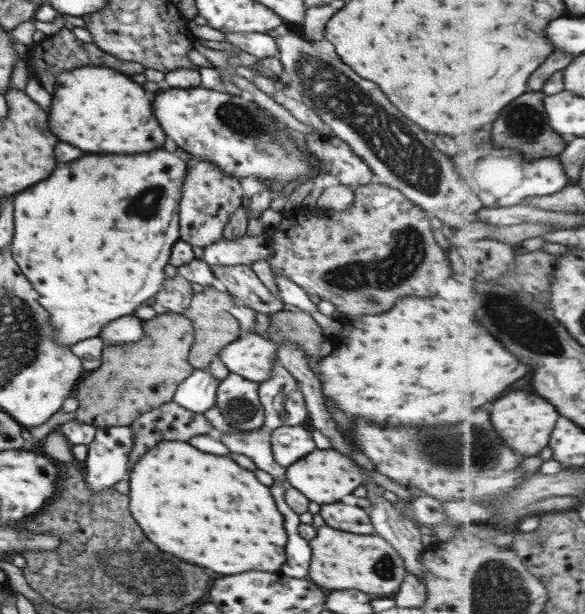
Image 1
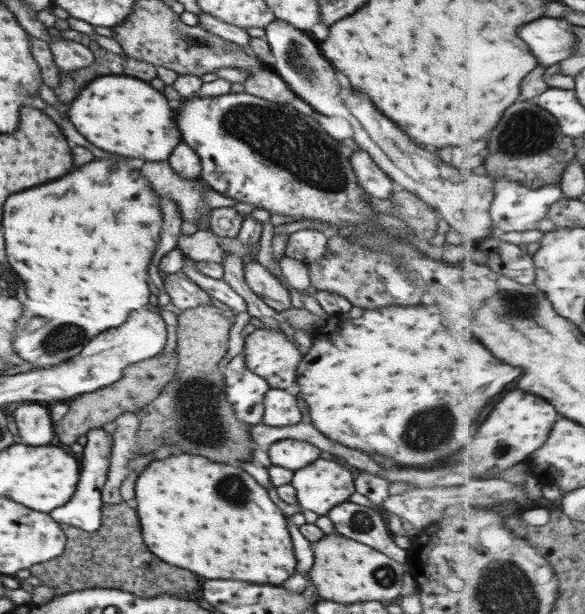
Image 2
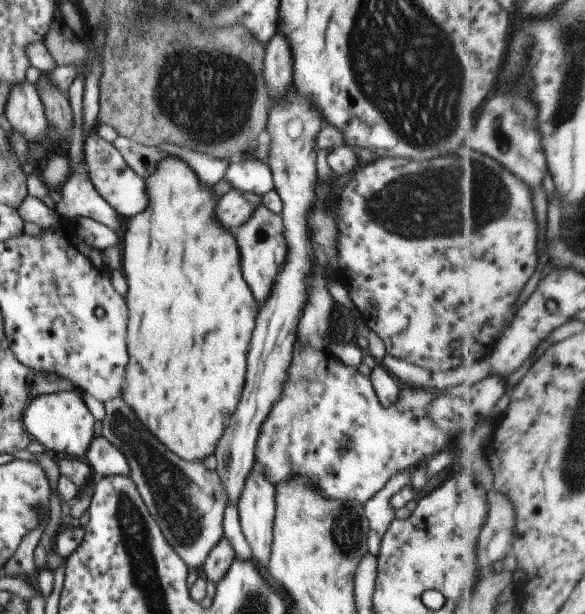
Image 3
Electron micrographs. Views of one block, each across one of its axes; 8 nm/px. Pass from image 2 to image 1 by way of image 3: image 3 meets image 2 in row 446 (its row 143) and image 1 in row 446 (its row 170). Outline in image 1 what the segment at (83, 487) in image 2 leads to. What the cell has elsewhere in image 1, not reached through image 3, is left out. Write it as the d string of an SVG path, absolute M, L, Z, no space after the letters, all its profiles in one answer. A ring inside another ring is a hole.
M130 425L126 427L102 427L96 430L94 440L87 445L87 459L82 462L90 494L100 494L103 488L110 488L116 482L126 478L126 474L129 472L129 456L134 445L135 434Z

